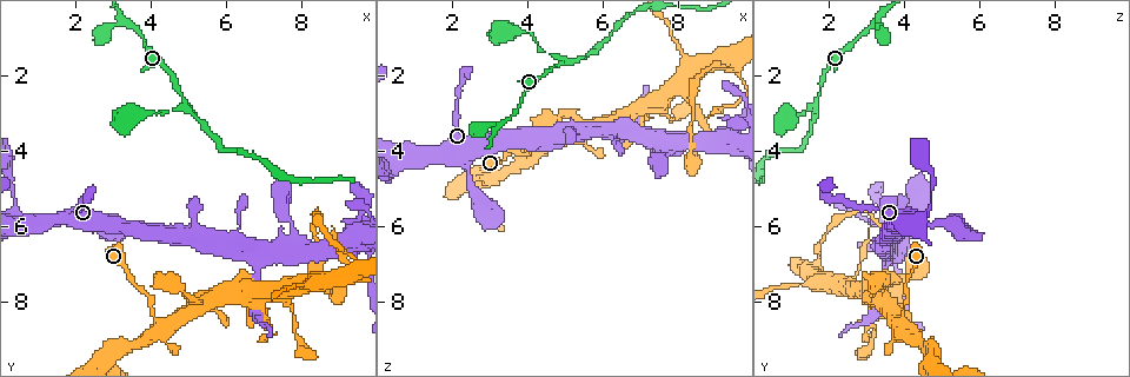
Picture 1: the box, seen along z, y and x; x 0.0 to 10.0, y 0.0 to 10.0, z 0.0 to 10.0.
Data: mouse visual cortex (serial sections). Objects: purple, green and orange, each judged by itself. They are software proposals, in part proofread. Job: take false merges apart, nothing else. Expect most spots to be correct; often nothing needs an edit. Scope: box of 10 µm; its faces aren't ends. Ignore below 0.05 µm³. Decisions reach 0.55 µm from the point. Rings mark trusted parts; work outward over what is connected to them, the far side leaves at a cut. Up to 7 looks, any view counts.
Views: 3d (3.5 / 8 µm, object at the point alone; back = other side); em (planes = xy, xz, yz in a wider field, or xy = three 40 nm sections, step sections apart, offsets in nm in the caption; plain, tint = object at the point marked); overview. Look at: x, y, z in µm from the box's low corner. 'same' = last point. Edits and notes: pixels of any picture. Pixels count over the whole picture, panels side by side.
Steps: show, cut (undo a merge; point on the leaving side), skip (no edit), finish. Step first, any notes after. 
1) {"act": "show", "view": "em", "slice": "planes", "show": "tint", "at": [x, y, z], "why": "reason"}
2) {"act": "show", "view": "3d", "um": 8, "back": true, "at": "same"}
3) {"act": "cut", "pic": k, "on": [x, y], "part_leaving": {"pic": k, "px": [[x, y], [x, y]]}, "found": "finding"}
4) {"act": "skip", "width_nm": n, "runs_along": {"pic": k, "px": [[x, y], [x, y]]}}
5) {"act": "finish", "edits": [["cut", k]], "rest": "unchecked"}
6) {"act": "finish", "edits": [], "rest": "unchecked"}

{"act": "show", "view": "3d", "um": 3.5, "at": [4.85, 7.70, 3.10], "why": "thin neck"}

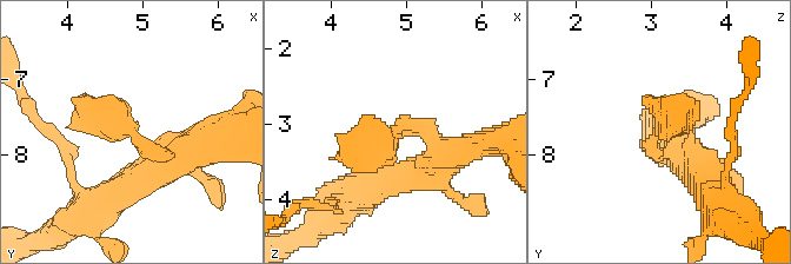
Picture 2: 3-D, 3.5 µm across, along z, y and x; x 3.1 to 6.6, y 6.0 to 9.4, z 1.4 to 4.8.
{"act": "show", "view": "em", "slice": "xy", "step": 3, "show": "plain", "at": [4.80, 7.70, 3.05]}

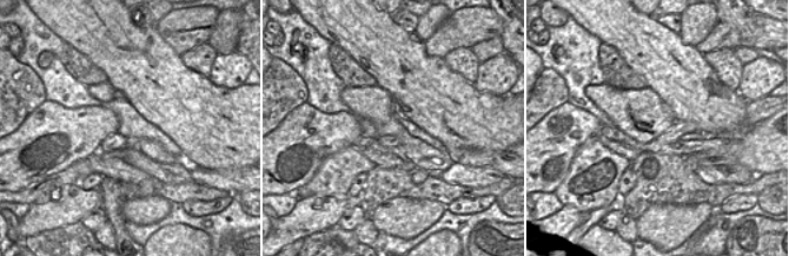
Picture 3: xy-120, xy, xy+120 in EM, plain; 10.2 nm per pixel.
{"act": "show", "view": "em", "slice": "xy", "step": 3, "show": "tint", "at": "same"}

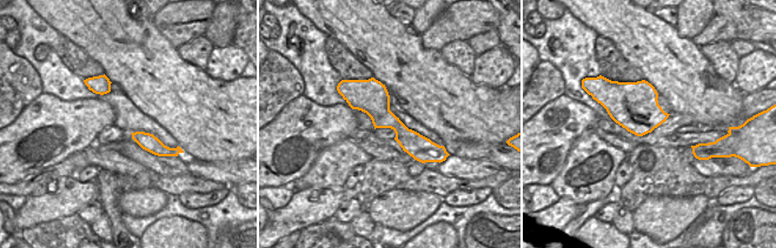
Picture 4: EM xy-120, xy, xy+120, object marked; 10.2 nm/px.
{"act": "skip", "runs_along": {"pic": 4, "px": [[349, 94], [433, 149]]}, "found": "one cell here"}

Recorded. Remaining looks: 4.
{"act": "show", "view": "3d", "um": 3.5, "back": true, "at": [8.10, 7.50, 1.45], "why": "sudden change in width"}

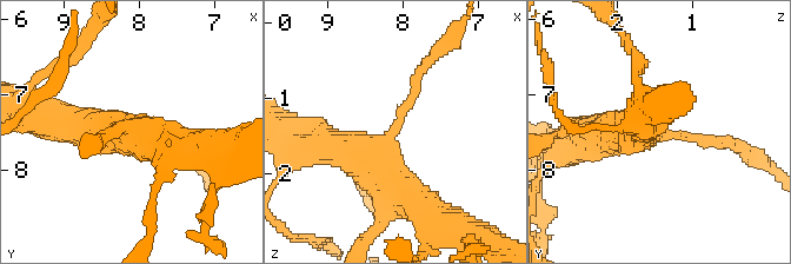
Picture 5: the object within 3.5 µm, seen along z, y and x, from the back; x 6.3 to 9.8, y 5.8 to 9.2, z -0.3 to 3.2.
{"act": "show", "view": "em", "slice": "planes", "show": "tint", "at": [8.15, 7.55, 1.40], "why": "now the EM"}

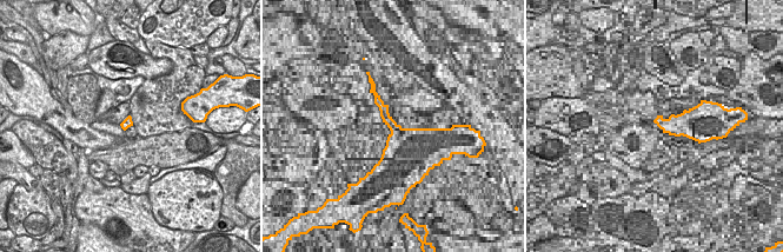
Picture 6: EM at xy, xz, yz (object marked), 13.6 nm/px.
{"act": "skip", "width_nm": 130, "runs_along": {"pic": 5, "px": [[396, 186], [367, 163], [425, 63]]}, "found": "one cell here"}

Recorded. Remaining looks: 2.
{"act": "show", "view": "3d", "um": 3.5, "back": true, "at": [5.00, 2.85, 1.60], "why": "branch point"}

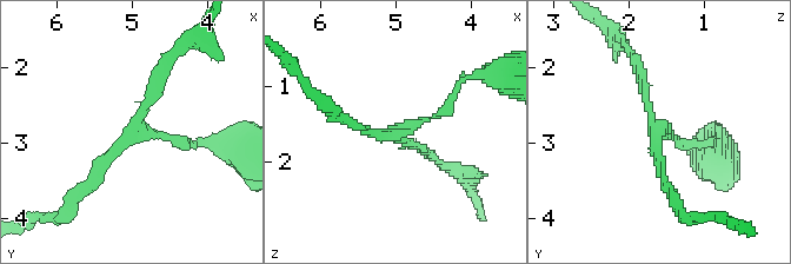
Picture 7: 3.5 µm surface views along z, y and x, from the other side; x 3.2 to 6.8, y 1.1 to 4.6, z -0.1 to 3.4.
{"act": "show", "view": "em", "slice": "xy", "step": 2, "show": "tint", "at": [4.90, 2.80, 1.60], "why": "need the tissue"}

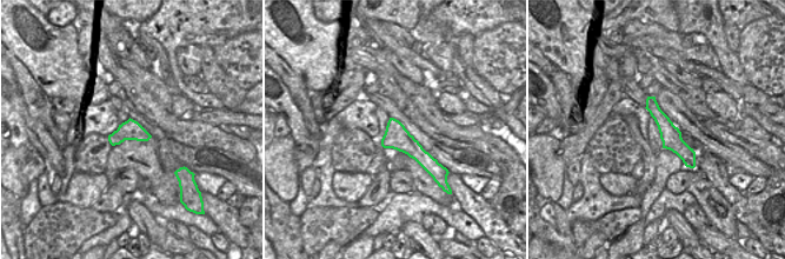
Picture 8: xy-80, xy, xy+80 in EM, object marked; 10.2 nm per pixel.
{"act": "skip", "width_nm": 260, "runs_along": {"pic": 7, "px": [[636, 64], [657, 129], [703, 143]]}, "found": "all the same cell"}

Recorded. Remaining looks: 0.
{"act": "finish", "edits": [], "rest": "unchecked"}

